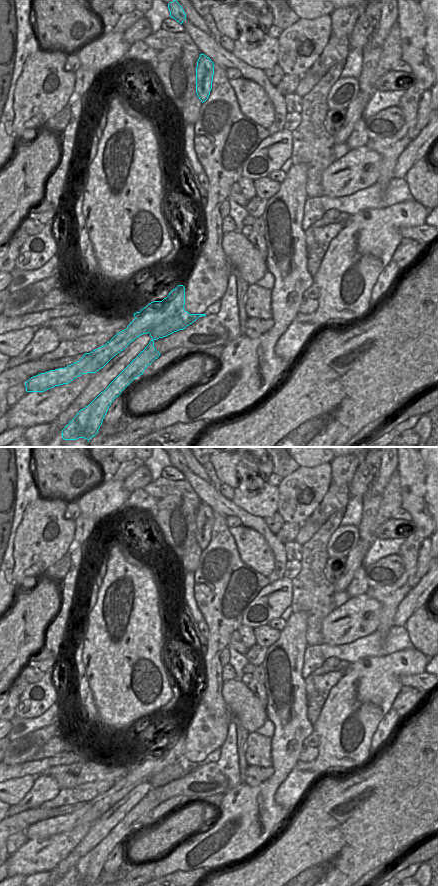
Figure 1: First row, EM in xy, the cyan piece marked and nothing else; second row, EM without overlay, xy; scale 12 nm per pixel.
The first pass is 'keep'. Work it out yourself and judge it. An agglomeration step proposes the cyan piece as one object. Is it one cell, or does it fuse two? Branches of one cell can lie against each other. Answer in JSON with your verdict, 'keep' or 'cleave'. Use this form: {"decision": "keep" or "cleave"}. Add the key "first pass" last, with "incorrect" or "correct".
{"decision": "cleave", "first pass": "incorrect"}

